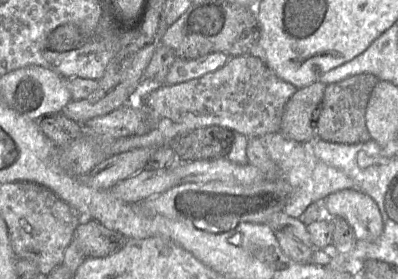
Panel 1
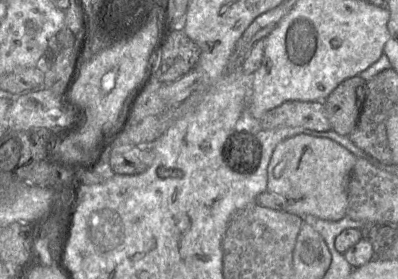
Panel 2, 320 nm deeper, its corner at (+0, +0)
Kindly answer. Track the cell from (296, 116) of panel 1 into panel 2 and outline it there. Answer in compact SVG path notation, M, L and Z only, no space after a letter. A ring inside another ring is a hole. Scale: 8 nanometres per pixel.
M359 75L348 78L323 101L333 131L348 136L354 130L365 98L365 84Z

